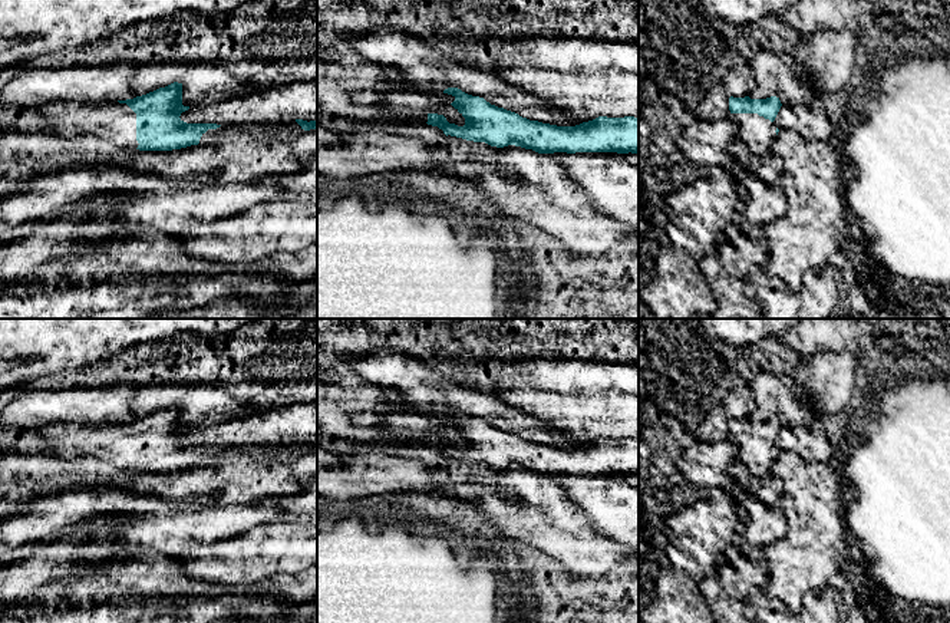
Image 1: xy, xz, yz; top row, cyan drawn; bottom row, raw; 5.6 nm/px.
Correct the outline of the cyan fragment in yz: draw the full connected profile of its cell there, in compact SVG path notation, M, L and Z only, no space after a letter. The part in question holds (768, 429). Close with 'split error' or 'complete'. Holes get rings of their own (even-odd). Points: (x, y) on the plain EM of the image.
M729 419L729 432L738 446L738 458L756 477L771 475L771 465L779 451L773 442L781 431L779 419L766 421Z; split error

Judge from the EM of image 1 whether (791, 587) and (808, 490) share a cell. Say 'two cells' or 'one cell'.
one cell

